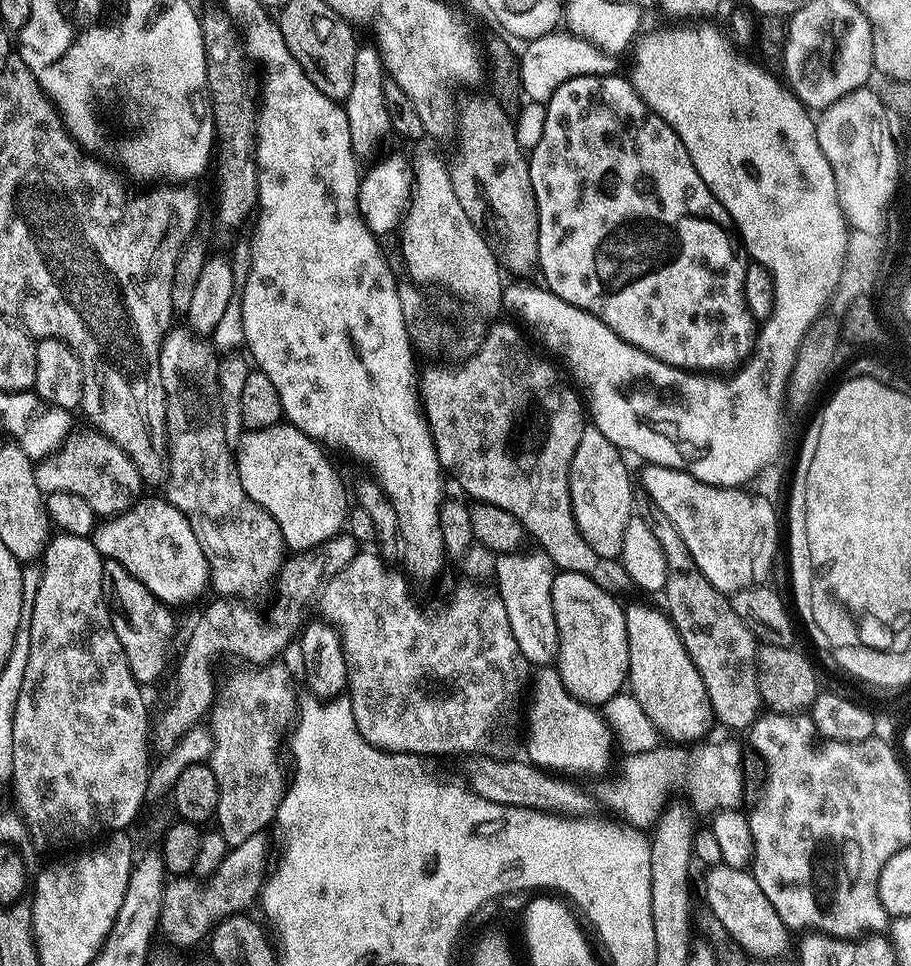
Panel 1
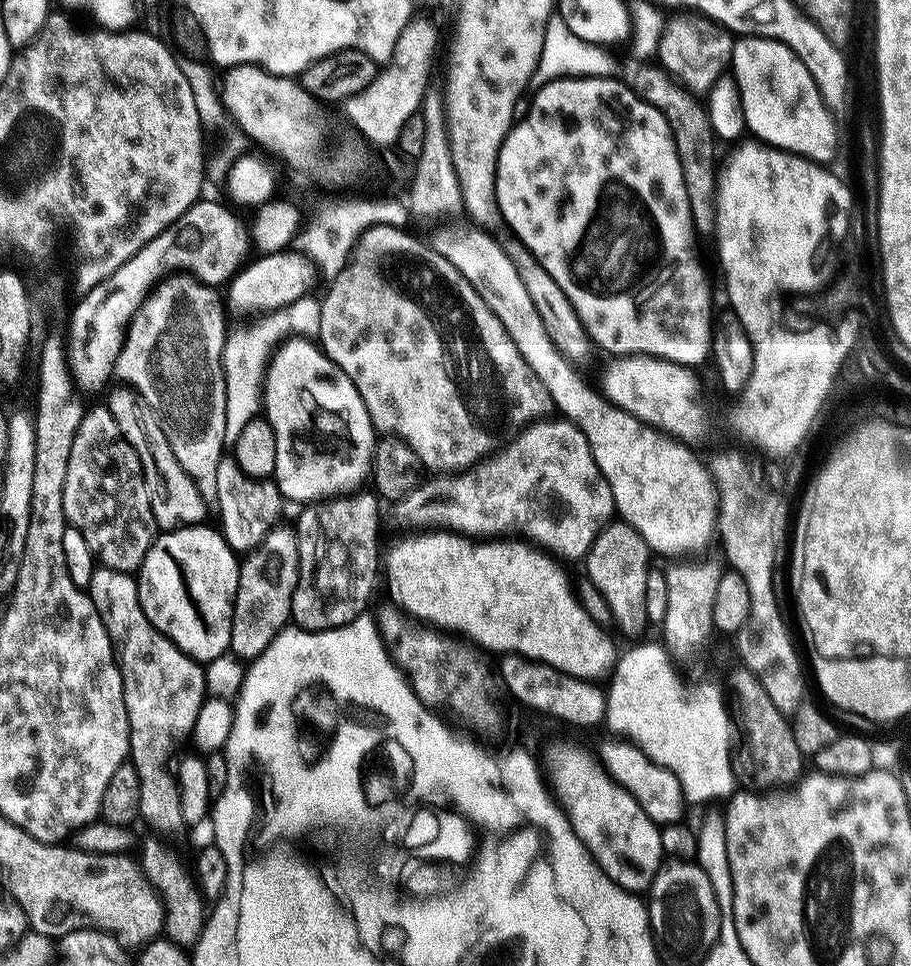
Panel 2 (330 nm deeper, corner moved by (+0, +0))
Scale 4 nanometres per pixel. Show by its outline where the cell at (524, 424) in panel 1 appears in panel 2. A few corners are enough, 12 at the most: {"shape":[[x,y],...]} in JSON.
{"shape":[[361,234],[320,347],[377,433],[471,467],[549,415],[478,290]]}

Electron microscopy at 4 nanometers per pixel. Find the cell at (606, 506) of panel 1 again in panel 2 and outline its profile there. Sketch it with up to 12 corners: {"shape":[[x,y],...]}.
{"shape":[[519,429],[406,519],[583,561],[616,503],[582,430]]}

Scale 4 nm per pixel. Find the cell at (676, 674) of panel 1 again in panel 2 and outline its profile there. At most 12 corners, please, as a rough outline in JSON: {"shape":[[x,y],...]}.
{"shape":[[607,524],[586,557],[587,579],[615,627],[649,627],[648,563],[638,530]]}

